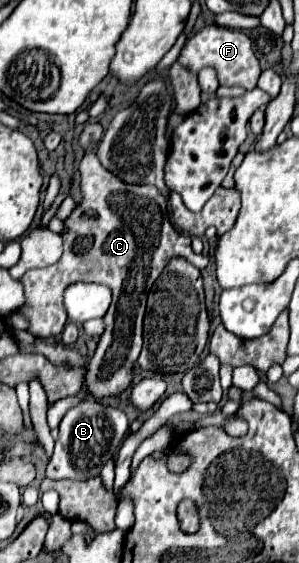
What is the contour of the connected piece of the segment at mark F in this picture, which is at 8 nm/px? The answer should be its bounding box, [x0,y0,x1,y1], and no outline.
[178,25,260,89]

